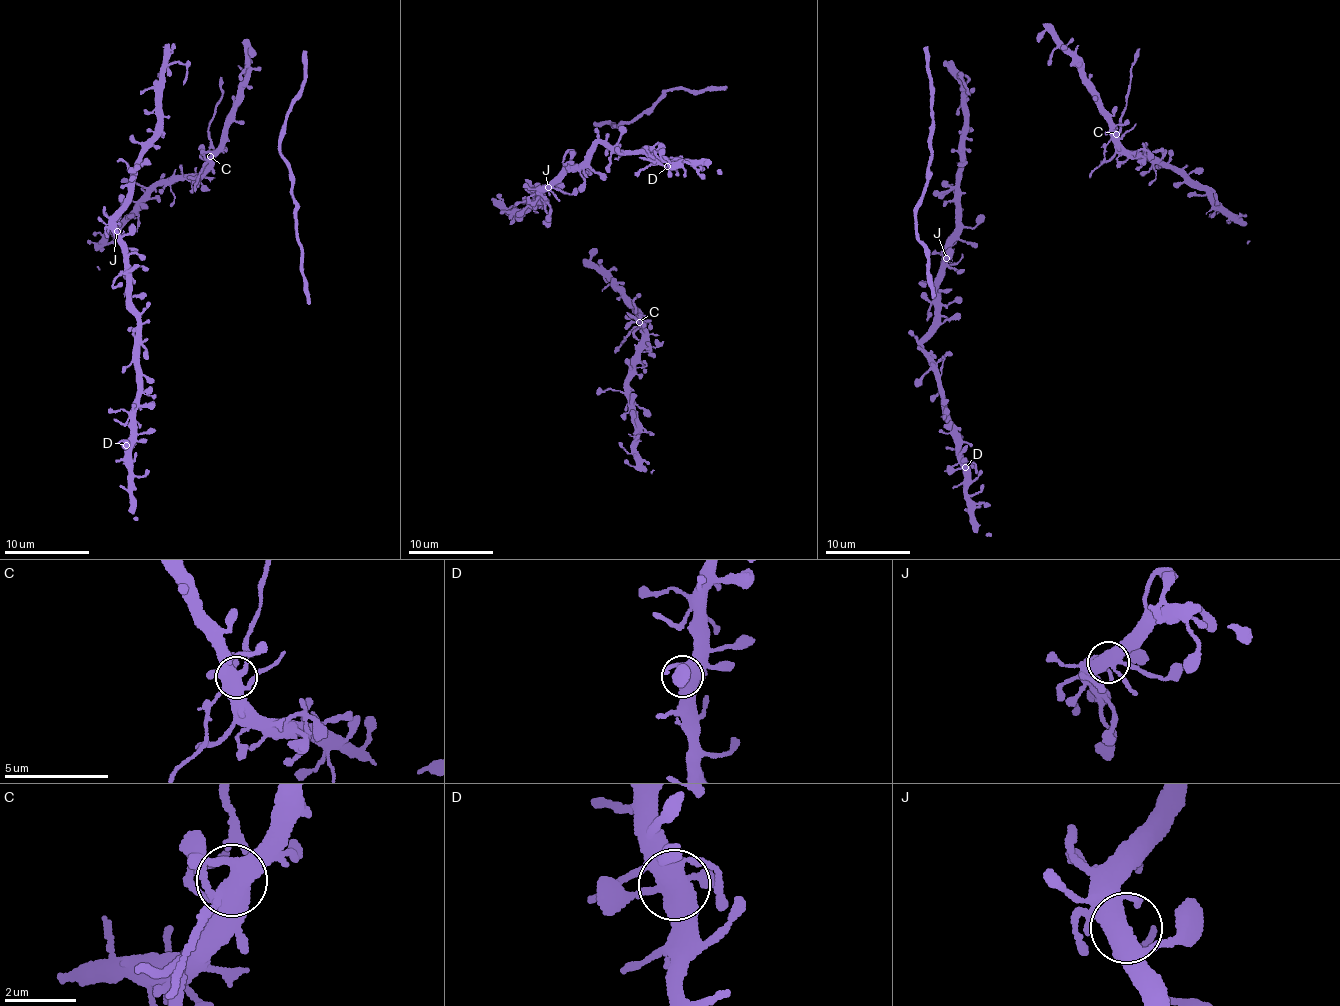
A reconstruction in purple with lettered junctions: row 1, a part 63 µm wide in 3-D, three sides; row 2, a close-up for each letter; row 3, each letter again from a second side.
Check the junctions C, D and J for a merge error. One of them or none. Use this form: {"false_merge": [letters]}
{"false_merge": []}

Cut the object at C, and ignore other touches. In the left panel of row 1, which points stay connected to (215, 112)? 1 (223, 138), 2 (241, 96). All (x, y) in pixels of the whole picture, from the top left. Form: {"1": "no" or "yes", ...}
{"1": "no", "2": "no"}

